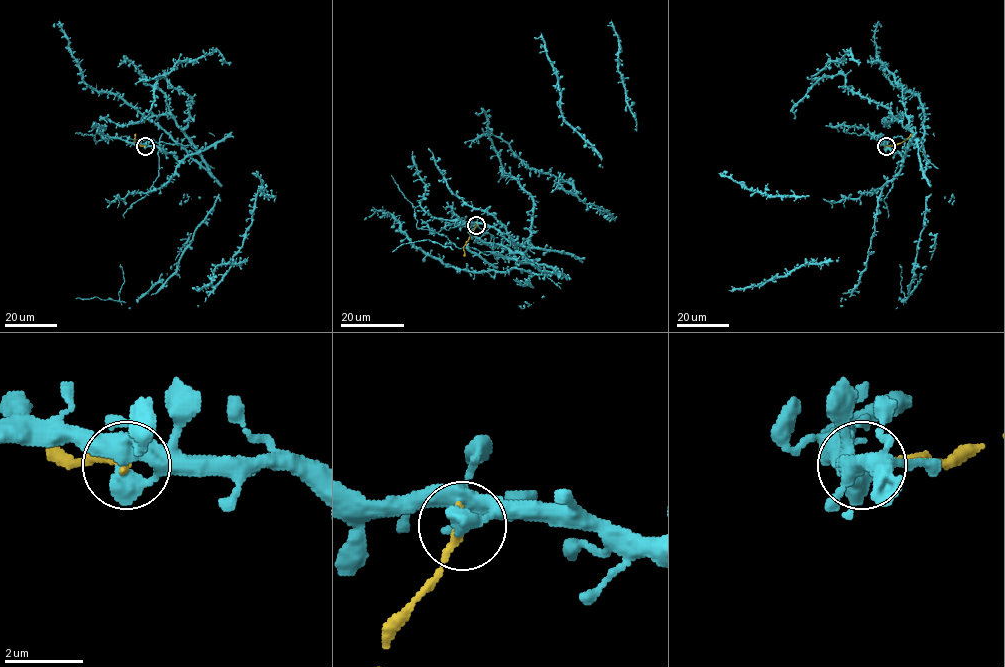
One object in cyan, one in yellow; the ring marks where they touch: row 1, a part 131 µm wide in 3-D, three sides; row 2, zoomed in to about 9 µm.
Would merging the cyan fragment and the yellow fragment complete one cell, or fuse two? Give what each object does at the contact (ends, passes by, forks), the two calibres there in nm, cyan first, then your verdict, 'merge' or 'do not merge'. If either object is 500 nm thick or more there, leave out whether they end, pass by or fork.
cyan ends | yellow ends | 480/240 nm | do not merge

